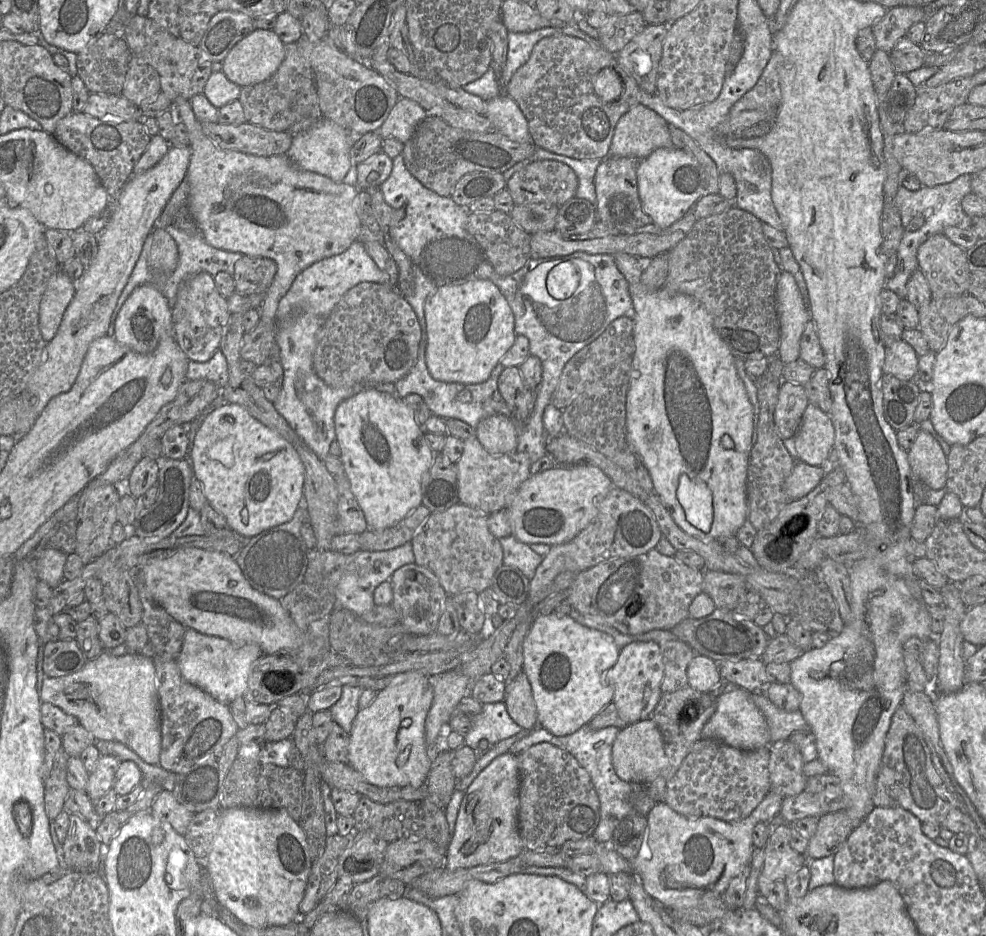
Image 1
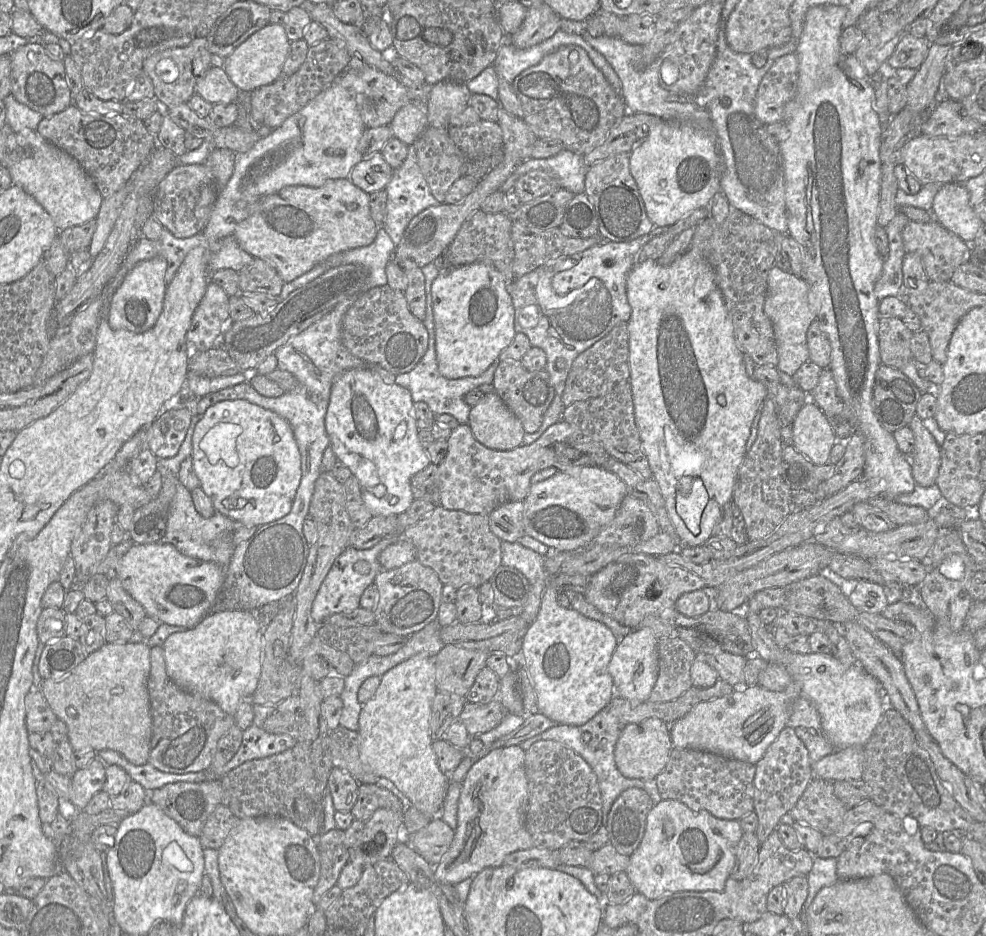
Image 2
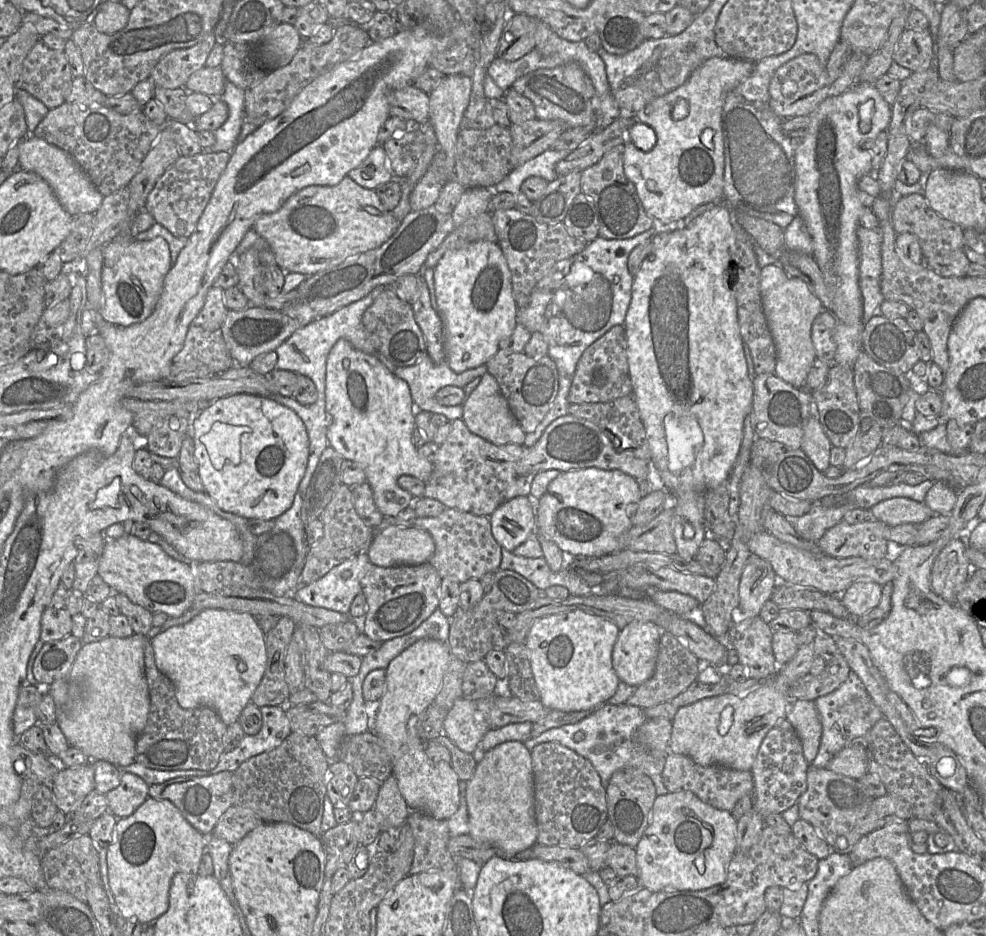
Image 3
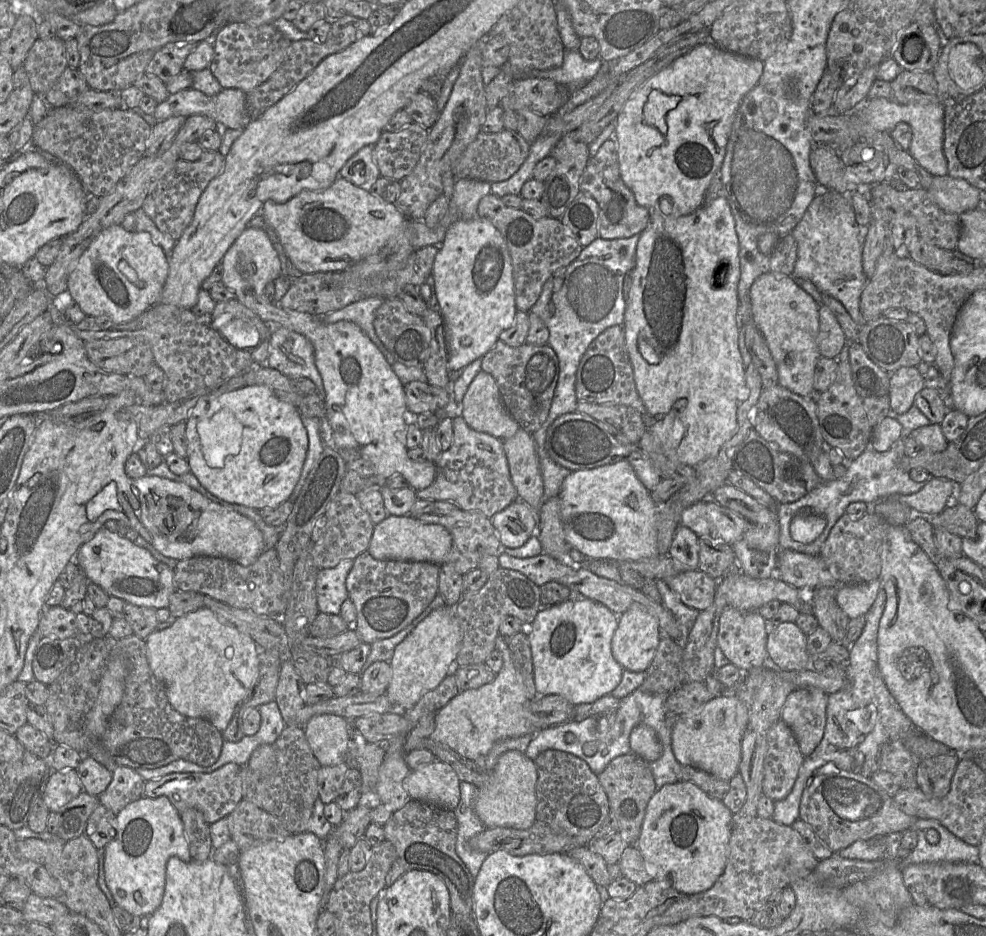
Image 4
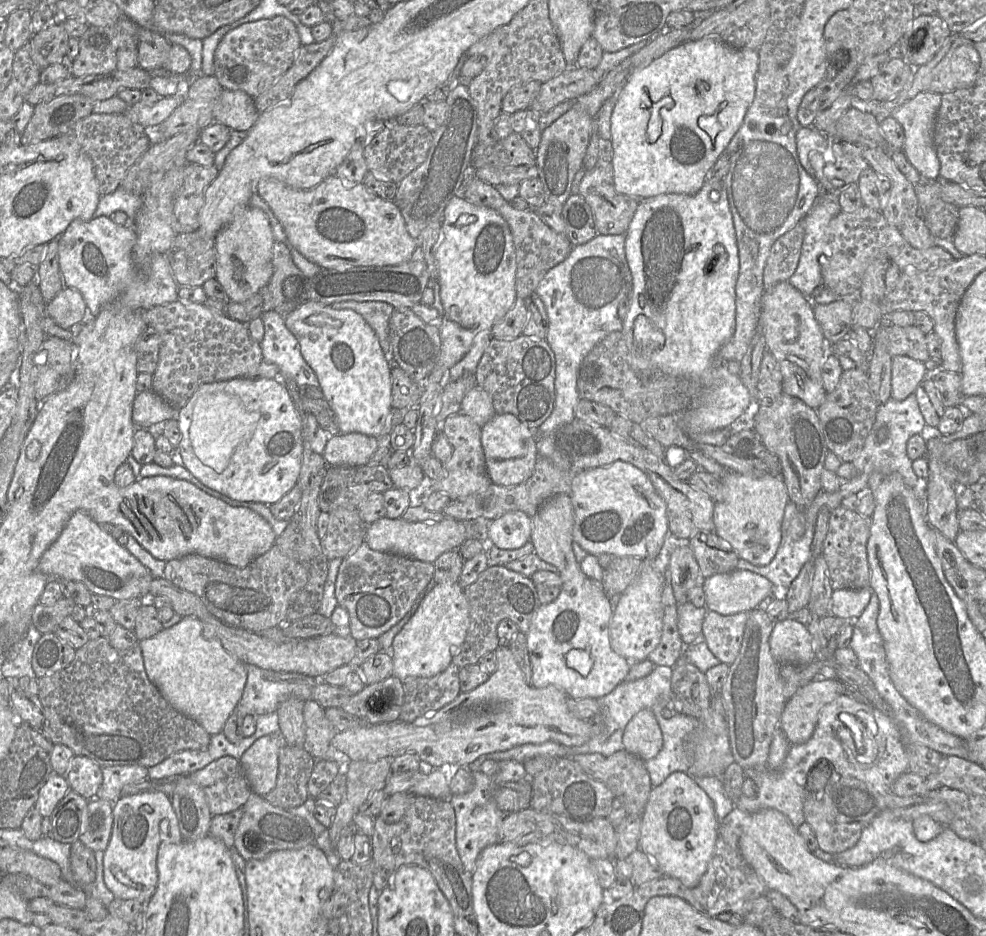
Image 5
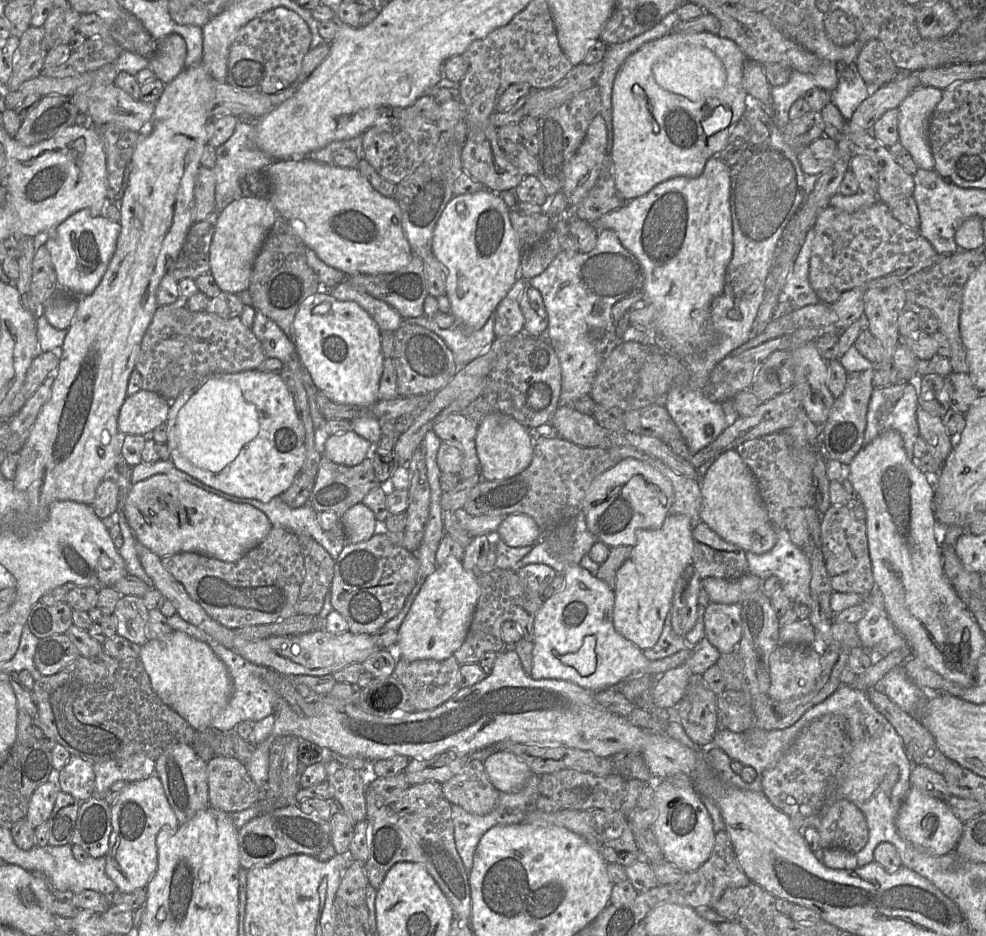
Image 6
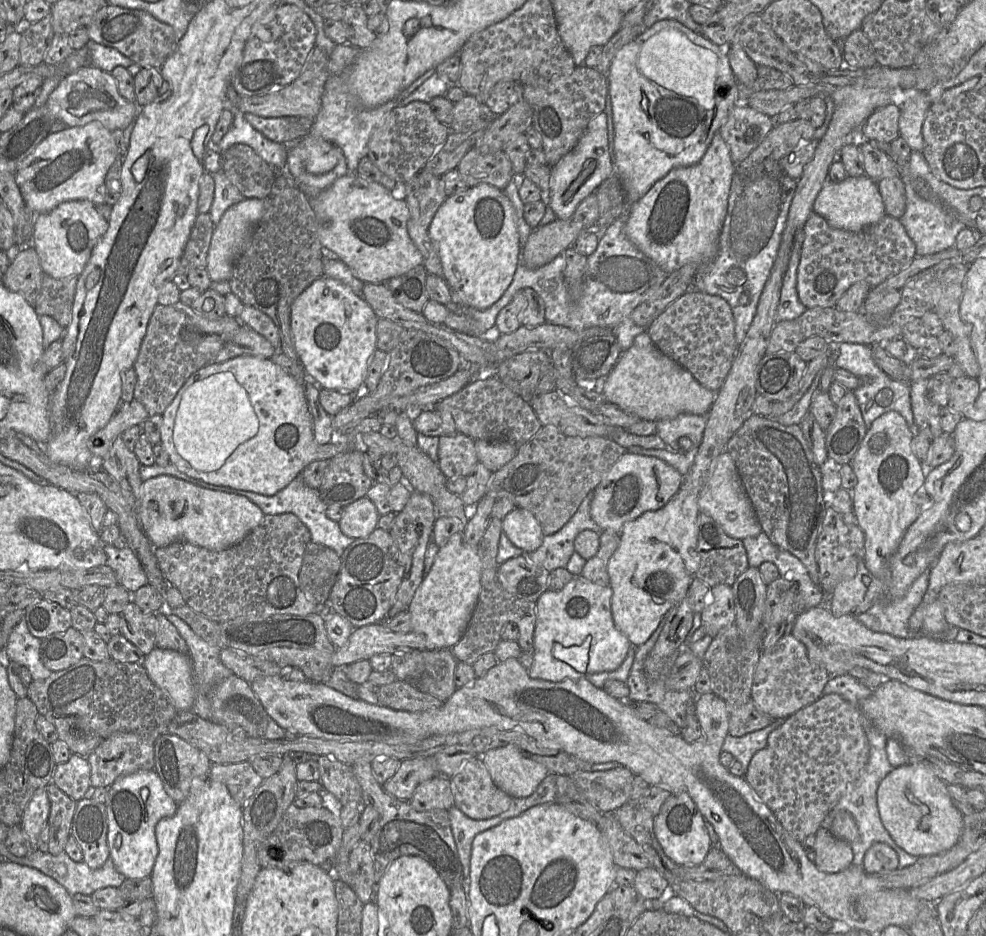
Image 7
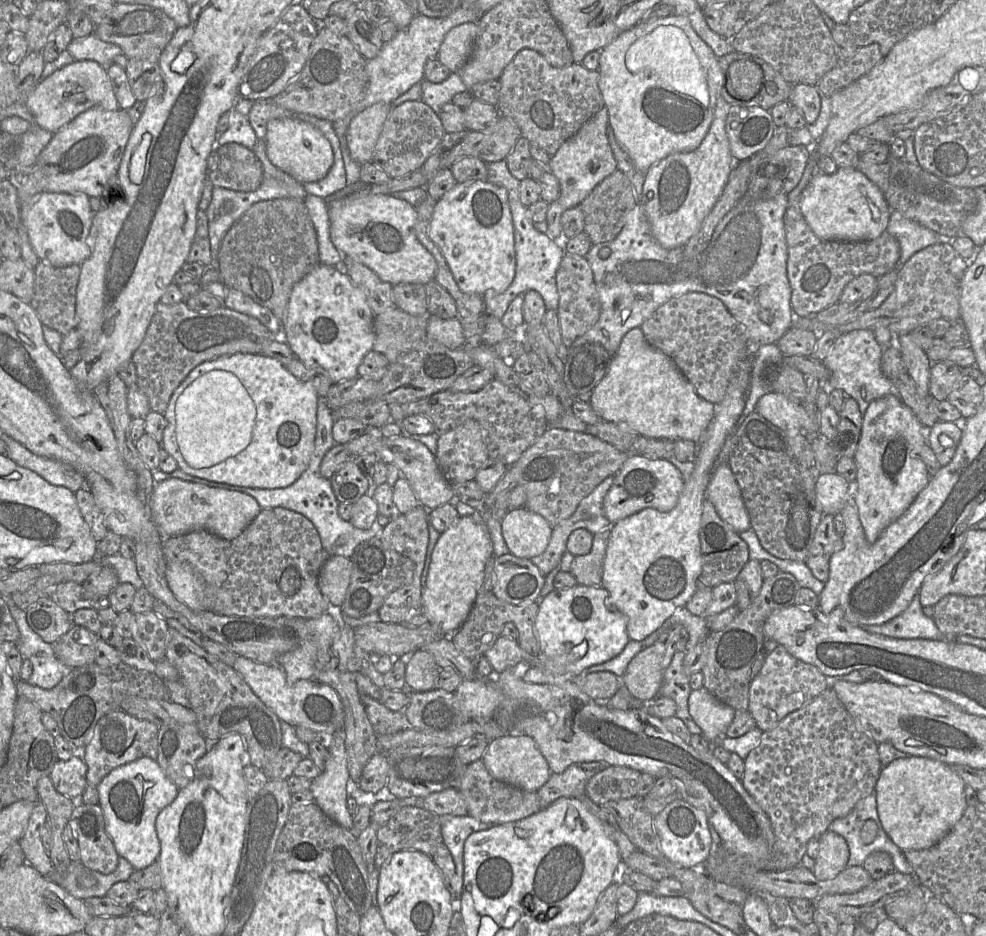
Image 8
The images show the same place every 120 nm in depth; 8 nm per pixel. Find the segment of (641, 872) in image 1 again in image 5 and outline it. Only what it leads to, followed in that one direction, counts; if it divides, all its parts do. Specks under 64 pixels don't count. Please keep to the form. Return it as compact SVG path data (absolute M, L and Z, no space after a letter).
M673 772L659 786L652 788L642 814L639 850L647 854L663 876L676 878L688 888L696 887L705 874L715 850L719 822L714 806L694 778L686 772Z

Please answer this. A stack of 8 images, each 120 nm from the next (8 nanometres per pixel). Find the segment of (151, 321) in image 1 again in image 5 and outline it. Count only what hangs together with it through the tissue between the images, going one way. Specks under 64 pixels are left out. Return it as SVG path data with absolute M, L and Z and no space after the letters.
M107 216L88 221L75 219L58 238L64 285L82 295L89 315L96 317L108 305L115 305L120 311L141 312L178 299L166 254L152 254L144 262L135 262L132 250L136 241L134 227L115 224Z

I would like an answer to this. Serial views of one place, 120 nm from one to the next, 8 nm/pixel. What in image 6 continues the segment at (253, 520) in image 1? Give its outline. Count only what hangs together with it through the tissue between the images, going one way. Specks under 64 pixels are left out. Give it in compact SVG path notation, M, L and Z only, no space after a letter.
M258 369L238 373L213 373L207 375L196 388L198 388L197 391L183 407L179 405L180 403L175 403L174 401L168 412L167 446L170 451L170 459L175 467L212 488L240 498L256 499L267 503L274 497L284 493L302 469L306 457L306 449L303 423L297 413L294 399L280 374L263 372Z

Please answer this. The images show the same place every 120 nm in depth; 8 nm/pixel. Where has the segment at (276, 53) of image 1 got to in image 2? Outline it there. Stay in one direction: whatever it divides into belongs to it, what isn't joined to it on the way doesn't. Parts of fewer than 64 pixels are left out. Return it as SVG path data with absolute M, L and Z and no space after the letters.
M268 23L226 57L223 68L241 92L251 92L258 87L273 83L280 77L282 67L289 55L290 44L282 25Z

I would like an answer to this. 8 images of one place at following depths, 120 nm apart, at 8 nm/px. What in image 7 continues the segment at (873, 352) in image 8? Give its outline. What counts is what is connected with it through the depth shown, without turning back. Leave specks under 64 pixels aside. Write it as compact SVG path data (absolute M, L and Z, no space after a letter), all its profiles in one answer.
M841 343L835 345L835 367L845 369L857 376L862 384L853 390L859 404L866 429L873 421L889 411L898 412L906 421L913 435L917 434L917 427L911 409L910 386L907 381L891 379L874 361L872 345L859 343Z

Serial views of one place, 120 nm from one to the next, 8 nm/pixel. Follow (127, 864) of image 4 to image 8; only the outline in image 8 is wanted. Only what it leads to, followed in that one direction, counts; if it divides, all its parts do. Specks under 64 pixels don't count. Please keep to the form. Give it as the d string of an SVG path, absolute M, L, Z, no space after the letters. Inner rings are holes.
M143 757L117 767L104 777L96 789L106 832L112 839L119 857L125 858L136 871L157 861L161 846L156 832L156 818L176 799L179 792L157 761ZM145 782L149 782L149 787L144 787Z

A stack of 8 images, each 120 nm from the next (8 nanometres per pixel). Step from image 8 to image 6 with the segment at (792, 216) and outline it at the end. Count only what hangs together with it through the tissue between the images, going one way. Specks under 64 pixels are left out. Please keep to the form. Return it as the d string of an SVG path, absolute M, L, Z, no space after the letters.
M877 201L854 213L847 213L829 206L816 219L813 226L814 240L809 266L809 282L820 302L831 305L848 290L860 288L887 288L903 282L907 277L933 266L937 253L918 231L907 228L893 217L889 207Z

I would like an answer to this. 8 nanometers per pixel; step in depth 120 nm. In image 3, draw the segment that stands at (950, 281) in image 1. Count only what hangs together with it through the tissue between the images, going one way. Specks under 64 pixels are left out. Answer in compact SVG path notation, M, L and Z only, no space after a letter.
M912 193L899 197L891 209L890 216L896 234L912 233L917 236L925 260L938 254L964 248L964 229L936 213L929 205L924 194Z

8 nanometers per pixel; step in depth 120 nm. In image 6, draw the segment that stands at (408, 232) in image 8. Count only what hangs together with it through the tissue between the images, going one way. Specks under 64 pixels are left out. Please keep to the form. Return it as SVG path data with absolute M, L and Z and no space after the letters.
M309 157L273 161L262 169L269 179L269 200L305 245L327 265L346 275L385 274L406 267L413 258L394 197L377 192L357 168L341 168Z

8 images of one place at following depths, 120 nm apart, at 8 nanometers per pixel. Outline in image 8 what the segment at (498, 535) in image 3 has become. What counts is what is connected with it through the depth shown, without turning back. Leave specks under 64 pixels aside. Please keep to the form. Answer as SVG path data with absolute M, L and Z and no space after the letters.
M520 507L508 511L501 521L501 529L510 553L531 559L544 552L553 528L541 515Z

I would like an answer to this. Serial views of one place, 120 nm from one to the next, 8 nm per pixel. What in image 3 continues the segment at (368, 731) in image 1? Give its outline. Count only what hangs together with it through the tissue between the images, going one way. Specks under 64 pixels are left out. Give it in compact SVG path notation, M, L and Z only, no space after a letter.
M420 639L386 668L384 694L377 704L373 732L381 739L392 761L392 775L409 809L424 812L436 819L448 819L460 804L459 777L452 765L435 762L425 753L425 742L417 732L421 713L434 702L448 668L451 652L447 643Z

